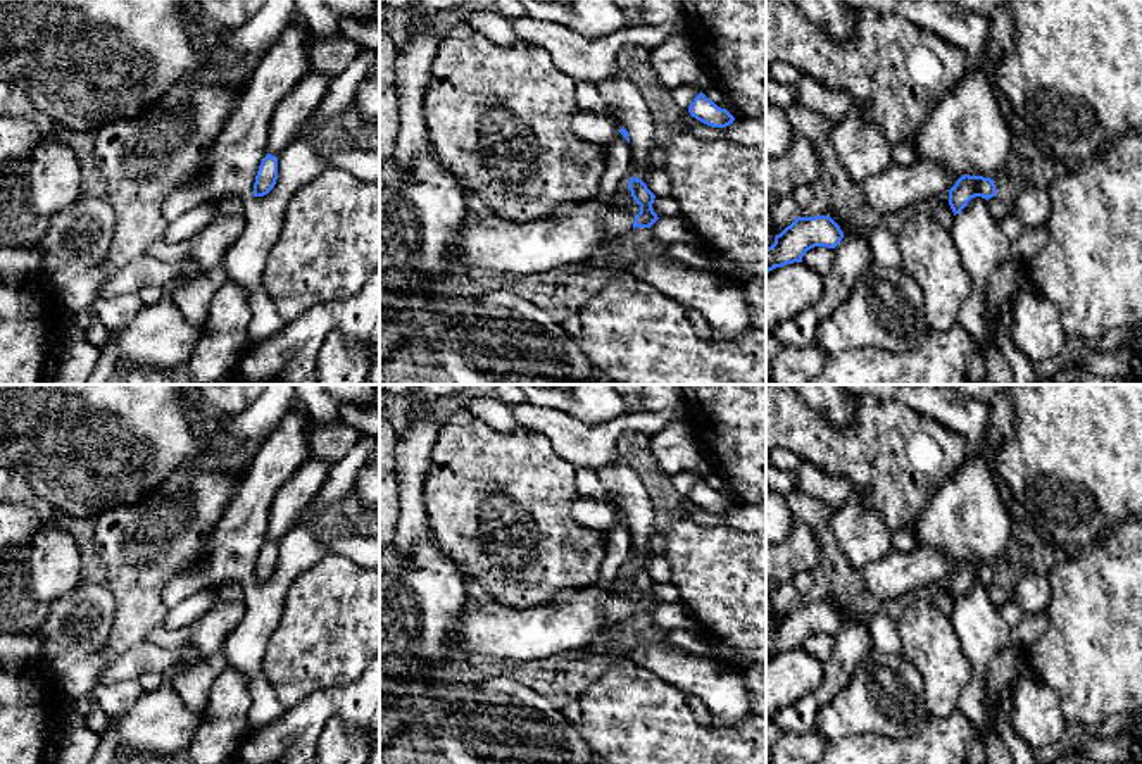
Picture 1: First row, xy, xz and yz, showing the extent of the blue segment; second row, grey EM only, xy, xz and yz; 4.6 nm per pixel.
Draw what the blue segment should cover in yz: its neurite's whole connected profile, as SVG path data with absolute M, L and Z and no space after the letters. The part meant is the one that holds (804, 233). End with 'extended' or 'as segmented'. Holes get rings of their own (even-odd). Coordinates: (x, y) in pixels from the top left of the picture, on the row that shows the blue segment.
M830 216L797 217L766 247L766 274L787 264L802 262L814 247L835 248L844 238L840 226Z; as segmented

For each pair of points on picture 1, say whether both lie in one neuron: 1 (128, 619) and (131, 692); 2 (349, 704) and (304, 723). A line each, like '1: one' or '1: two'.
1: two
2: one

